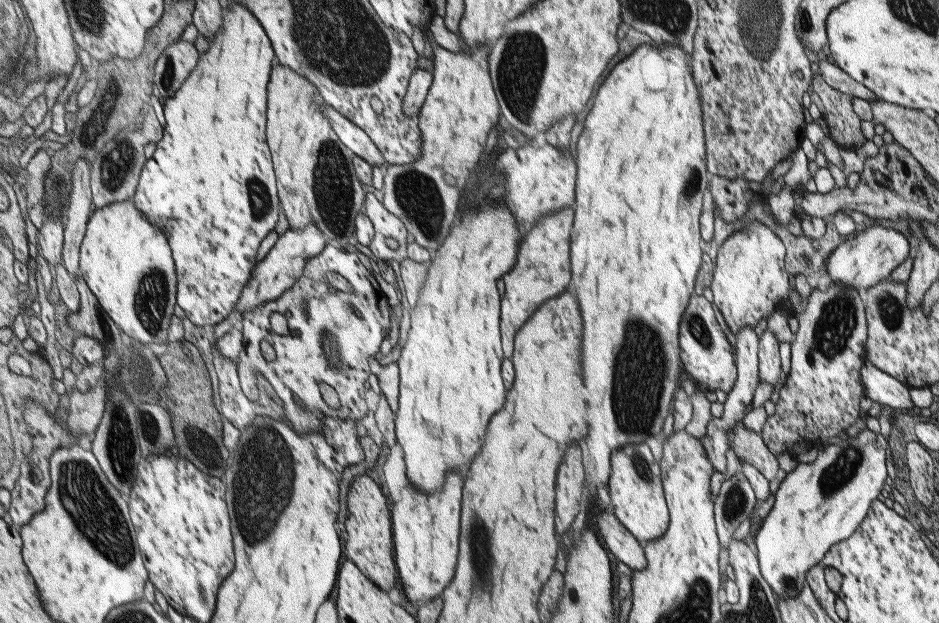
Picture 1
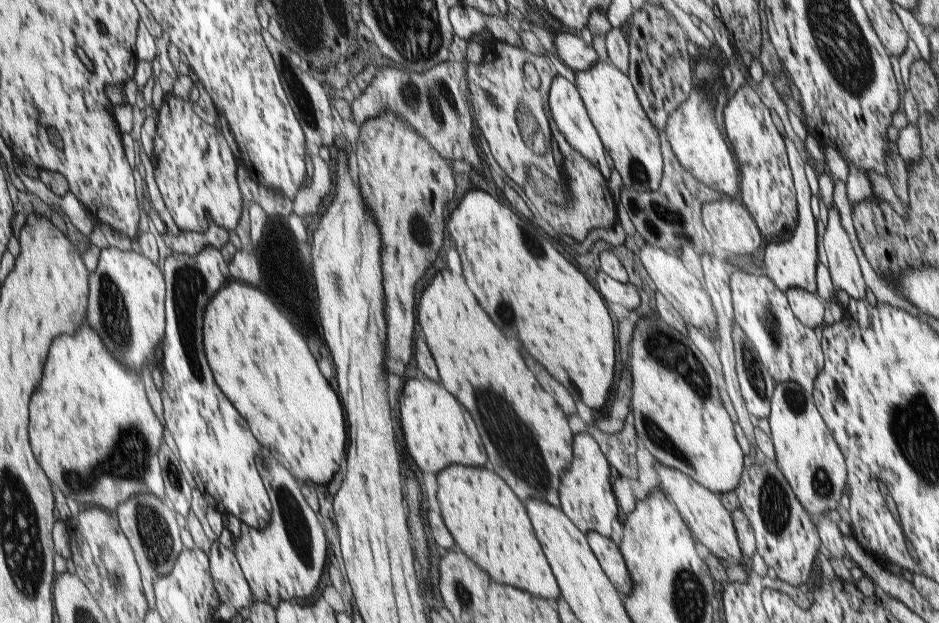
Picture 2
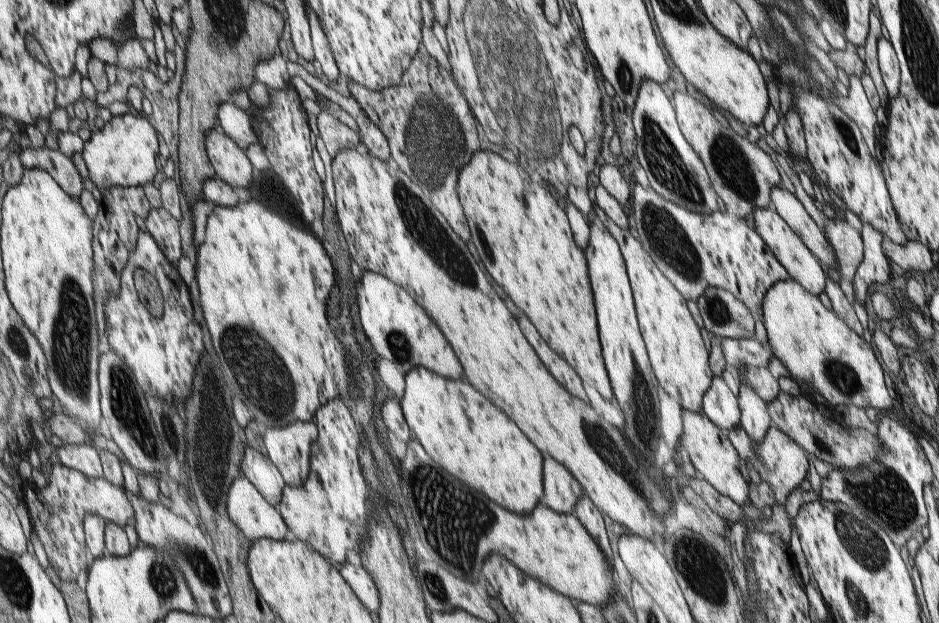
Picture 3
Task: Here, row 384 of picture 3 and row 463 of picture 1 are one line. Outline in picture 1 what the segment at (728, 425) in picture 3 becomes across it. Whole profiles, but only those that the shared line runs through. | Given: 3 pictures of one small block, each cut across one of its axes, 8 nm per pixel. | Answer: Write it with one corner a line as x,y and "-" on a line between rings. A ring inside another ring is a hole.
745,326
739,330
739,333
734,336
735,351
737,352
737,359
735,363
738,365
738,380
737,386
727,393
727,399
724,403
724,413
722,417
713,417
708,424
707,432
704,437
704,446
708,452
709,460
713,464
713,468
718,472
726,473
726,452
730,450
728,444
728,431
736,427
738,423
742,423
743,416
753,409
752,400
754,400
754,392
760,380
759,377
759,338
754,332
752,326

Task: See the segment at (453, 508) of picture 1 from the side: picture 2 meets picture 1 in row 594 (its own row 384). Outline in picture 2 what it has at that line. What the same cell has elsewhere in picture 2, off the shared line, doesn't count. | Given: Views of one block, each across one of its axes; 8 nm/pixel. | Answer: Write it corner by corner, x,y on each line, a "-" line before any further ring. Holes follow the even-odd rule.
426,376
424,380
409,379
399,394
398,411
402,443
411,457
410,461
423,474
437,475
453,464
473,467
488,462
475,420
441,383

